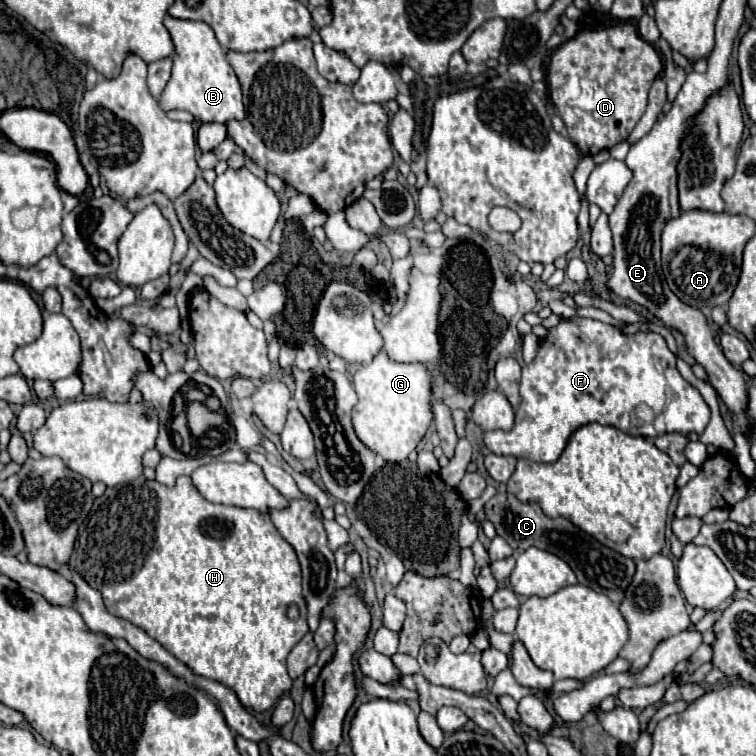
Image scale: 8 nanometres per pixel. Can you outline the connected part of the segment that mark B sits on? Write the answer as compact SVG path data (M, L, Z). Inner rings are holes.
M165 17L163 25L167 27L173 43L175 43L175 57L173 57L173 71L167 87L163 89L159 105L163 111L169 109L183 109L189 111L195 121L201 123L225 123L229 119L243 119L243 95L241 85L233 67L227 61L227 51L215 39L213 29L201 21L183 21Z

